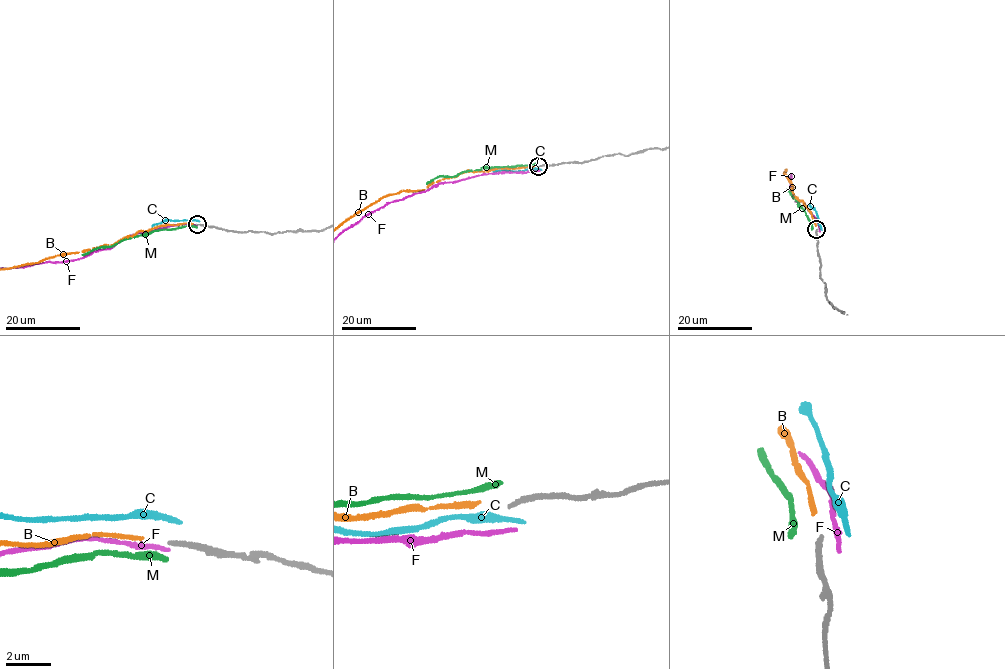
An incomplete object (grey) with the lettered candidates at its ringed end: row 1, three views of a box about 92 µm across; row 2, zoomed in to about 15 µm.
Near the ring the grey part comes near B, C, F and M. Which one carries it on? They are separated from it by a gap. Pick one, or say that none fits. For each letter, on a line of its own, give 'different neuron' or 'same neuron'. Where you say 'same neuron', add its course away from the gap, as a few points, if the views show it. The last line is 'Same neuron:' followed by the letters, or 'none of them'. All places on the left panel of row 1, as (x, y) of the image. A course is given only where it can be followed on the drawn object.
B: same neuron
C: different neuron
F: different neuron
M: different neuron
Same neuron: B

